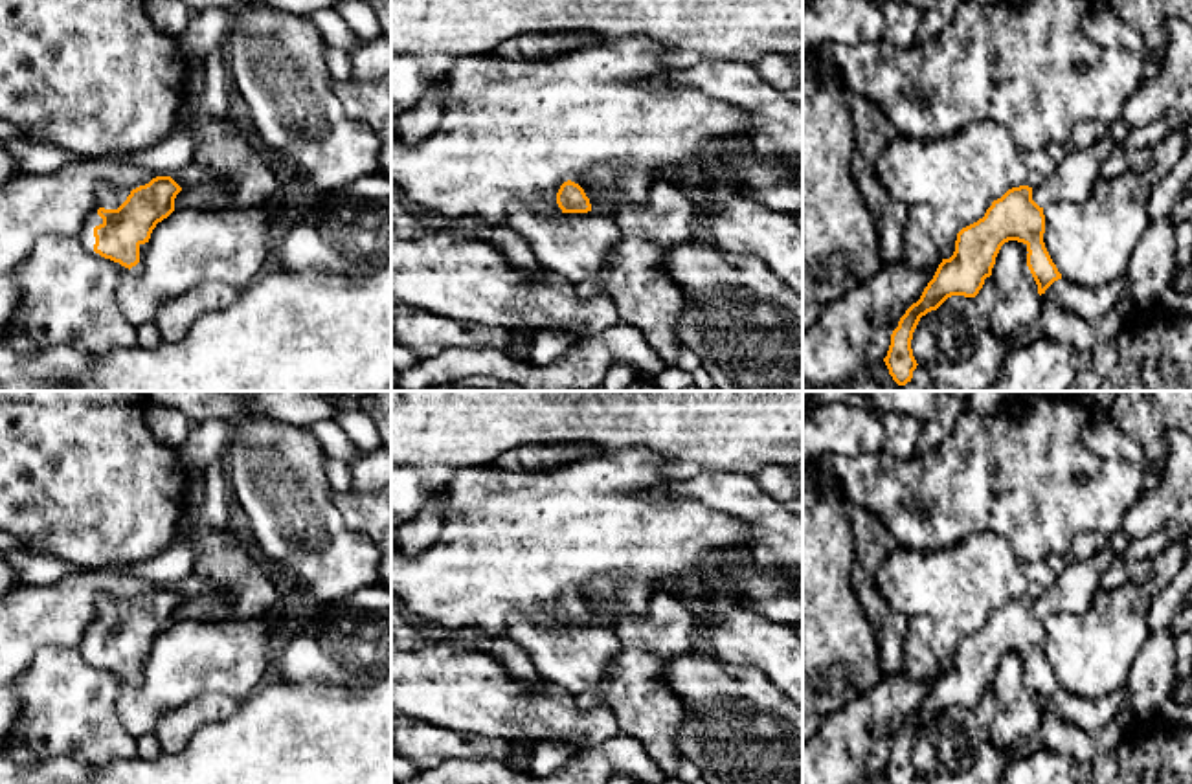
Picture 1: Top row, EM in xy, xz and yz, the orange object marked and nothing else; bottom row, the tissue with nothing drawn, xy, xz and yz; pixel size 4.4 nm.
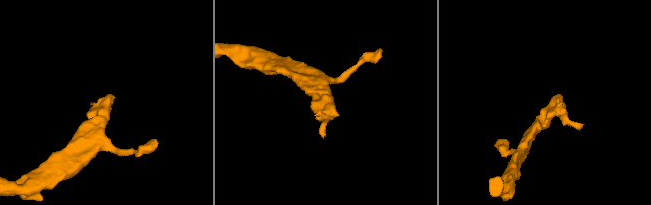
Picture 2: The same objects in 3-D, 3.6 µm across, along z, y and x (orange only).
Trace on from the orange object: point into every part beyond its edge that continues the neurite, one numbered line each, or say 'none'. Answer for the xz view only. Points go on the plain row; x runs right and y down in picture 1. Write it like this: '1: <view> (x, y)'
1: xz (575, 656)

